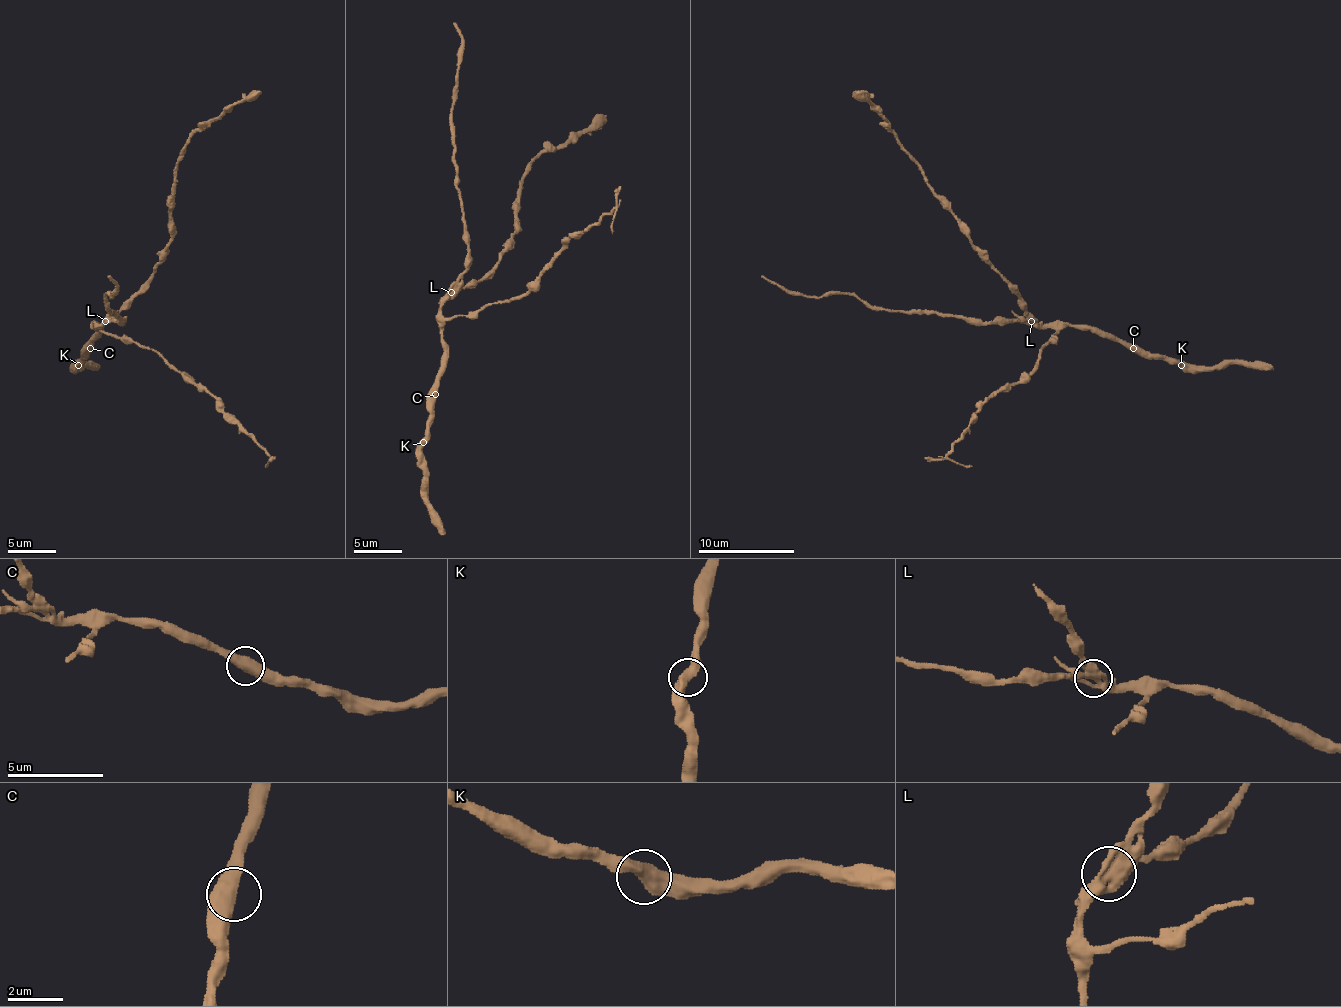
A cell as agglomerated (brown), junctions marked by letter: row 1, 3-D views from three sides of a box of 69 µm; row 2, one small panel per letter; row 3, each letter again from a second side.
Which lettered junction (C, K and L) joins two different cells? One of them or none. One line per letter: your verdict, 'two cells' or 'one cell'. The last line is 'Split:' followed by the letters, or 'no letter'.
C: one cell
K: one cell
L: one cell
Split: no letter

